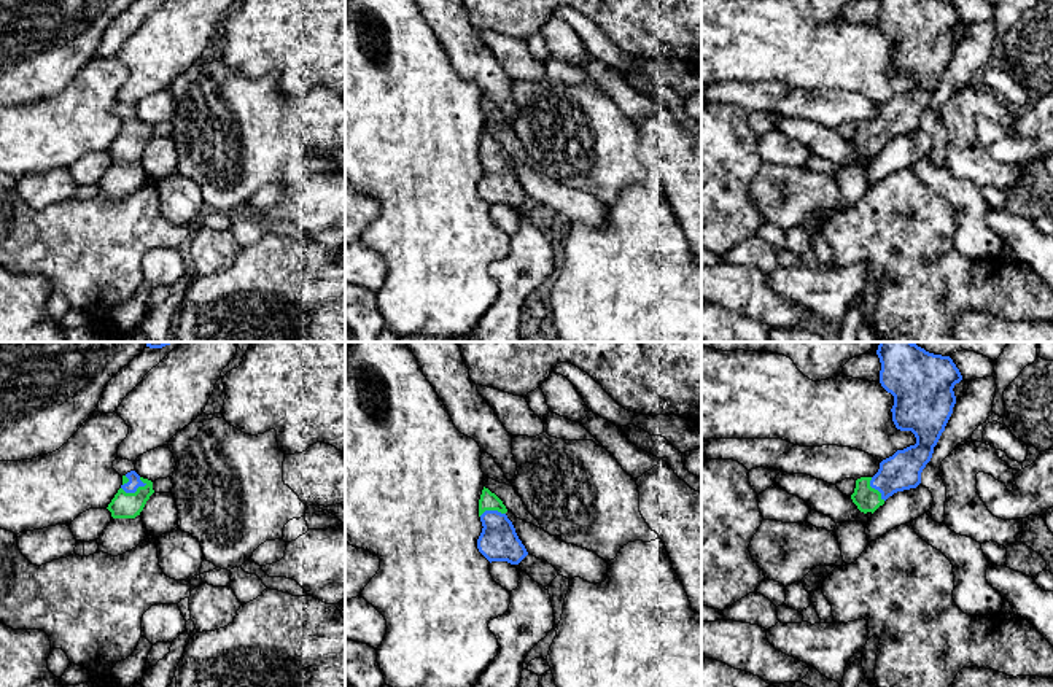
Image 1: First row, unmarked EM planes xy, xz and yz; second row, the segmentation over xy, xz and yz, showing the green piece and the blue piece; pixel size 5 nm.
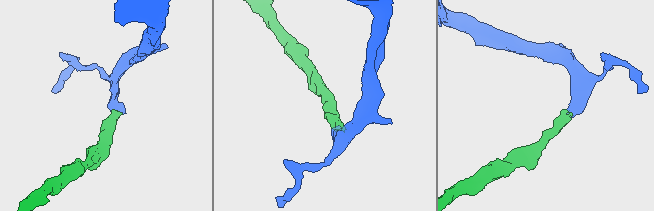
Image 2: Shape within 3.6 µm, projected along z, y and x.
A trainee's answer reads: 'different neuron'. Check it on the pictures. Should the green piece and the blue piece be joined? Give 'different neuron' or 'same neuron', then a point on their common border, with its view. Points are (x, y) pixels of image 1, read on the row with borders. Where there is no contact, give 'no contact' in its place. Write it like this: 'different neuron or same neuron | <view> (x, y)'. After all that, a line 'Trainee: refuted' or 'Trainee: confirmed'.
same neuron | xy (135, 492)
Trainee: refuted

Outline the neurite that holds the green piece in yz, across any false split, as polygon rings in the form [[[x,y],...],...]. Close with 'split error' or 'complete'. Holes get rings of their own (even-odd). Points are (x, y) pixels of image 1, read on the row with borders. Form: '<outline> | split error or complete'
[[[880,342],[876,355],[881,363],[880,383],[894,396],[892,421],[900,431],[911,431],[916,444],[897,450],[892,456],[880,463],[873,477],[856,480],[853,503],[864,514],[875,512],[884,501],[897,491],[916,488],[921,483],[921,472],[931,461],[956,404],[954,385],[962,375],[950,356],[934,355],[913,342]]] | split error

